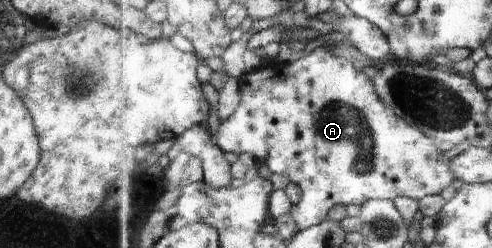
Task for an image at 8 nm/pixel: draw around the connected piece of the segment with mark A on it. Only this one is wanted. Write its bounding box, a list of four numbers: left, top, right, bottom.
[218,51,458,231]

